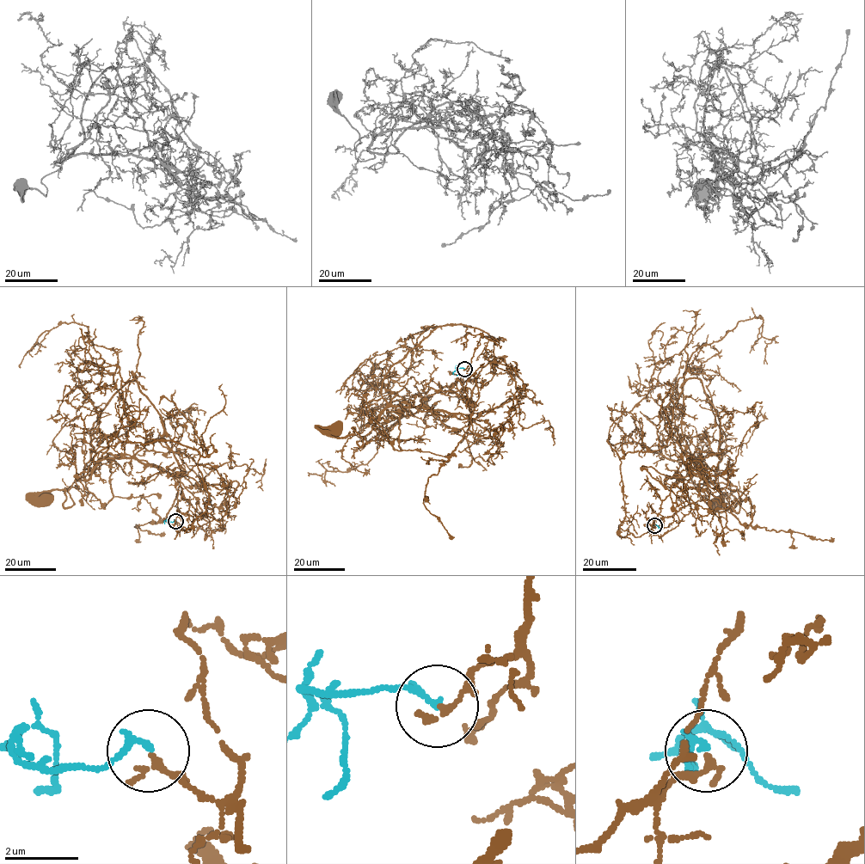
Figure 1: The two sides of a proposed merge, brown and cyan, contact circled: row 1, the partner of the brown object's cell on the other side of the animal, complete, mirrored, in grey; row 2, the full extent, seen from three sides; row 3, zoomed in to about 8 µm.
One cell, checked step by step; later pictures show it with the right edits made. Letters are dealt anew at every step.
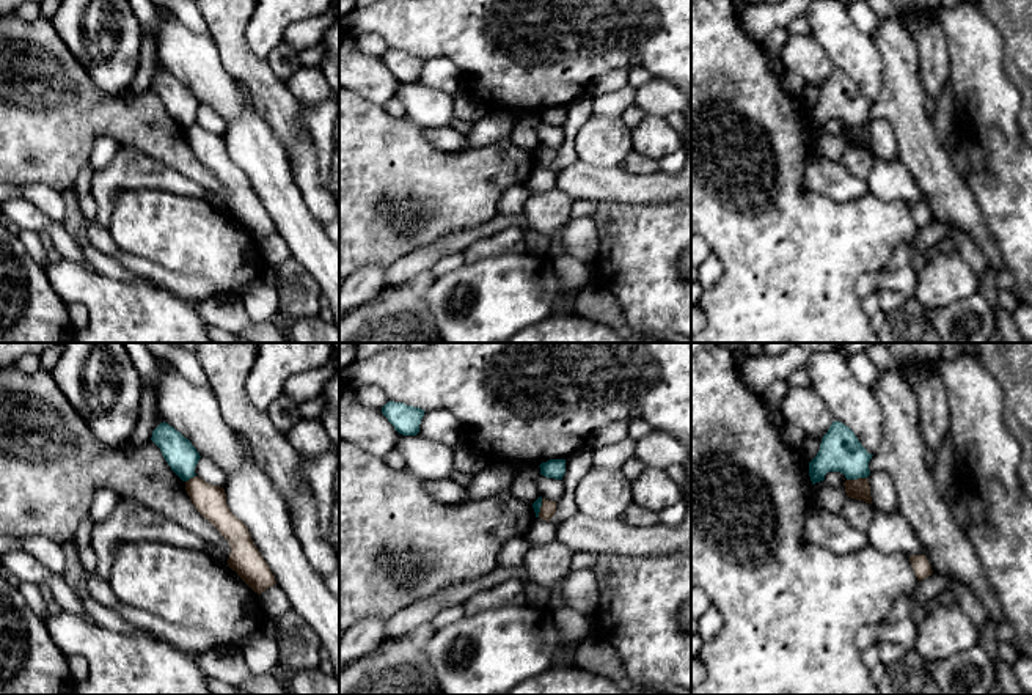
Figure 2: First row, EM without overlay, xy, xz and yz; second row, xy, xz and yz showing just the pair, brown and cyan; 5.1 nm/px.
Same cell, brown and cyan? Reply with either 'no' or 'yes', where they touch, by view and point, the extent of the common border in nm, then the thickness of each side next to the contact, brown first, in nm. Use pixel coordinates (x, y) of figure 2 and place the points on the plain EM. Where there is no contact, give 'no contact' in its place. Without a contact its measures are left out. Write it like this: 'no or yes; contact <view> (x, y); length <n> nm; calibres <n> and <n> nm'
no; contact yz (858, 126); length 110 nm; calibres 110 and 200 nm

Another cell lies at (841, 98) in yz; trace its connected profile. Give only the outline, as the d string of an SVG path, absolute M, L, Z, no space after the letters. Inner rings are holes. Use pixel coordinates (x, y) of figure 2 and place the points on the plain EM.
M833 69L817 104L809 110L811 129L823 129L828 120L840 120L847 127L867 126L872 104L848 74Z

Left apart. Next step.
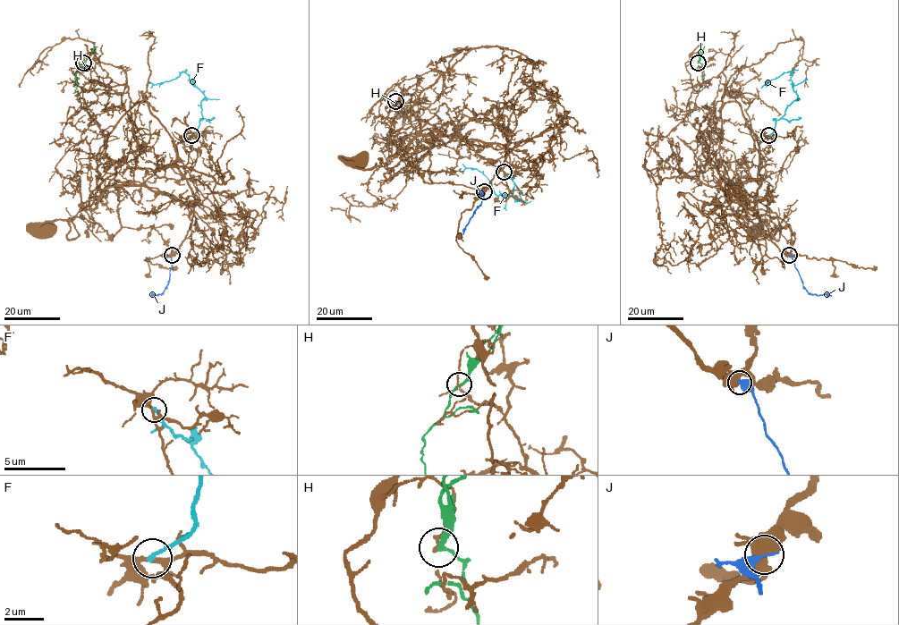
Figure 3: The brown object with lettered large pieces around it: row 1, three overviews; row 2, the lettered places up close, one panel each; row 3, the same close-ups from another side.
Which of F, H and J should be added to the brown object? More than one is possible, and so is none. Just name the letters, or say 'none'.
none

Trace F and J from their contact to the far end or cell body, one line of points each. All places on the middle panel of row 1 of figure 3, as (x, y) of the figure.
F: (504, 172), (514, 182), (513, 196), (516, 200), (496, 194), (492, 183), (477, 169), (461, 168)
J: (484, 191), (481, 204), (463, 234)

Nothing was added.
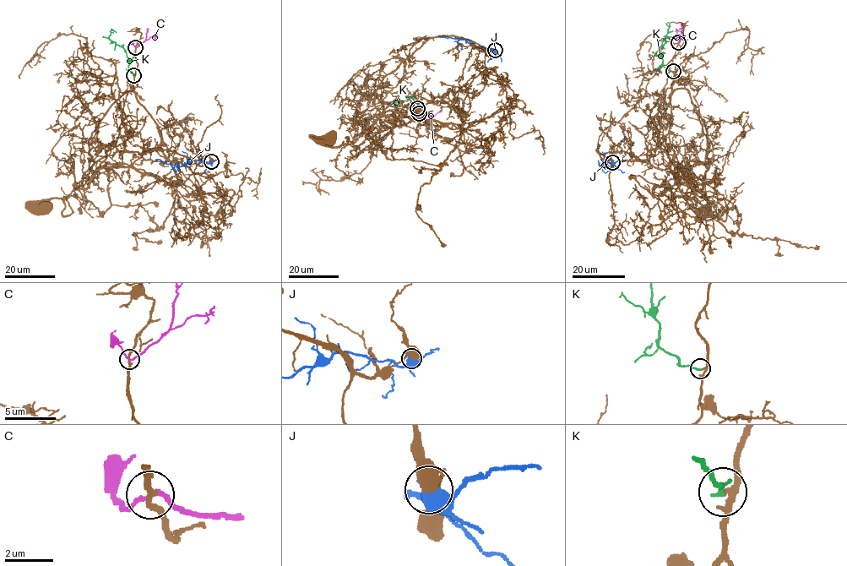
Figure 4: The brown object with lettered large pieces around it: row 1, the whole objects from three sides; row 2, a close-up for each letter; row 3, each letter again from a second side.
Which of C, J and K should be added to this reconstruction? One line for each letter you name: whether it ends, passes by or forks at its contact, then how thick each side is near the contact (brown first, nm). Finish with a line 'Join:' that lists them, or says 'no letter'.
K: It ends there. Thickness 200 nm (brown) against 190 nm
Join: K

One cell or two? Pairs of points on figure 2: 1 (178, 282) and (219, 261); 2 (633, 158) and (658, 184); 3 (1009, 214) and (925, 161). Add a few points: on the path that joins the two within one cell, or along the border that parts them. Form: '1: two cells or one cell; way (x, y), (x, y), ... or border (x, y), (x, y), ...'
1: two cells; border (156, 263), (176, 272), (203, 277), (225, 290)
2: two cells; border (619, 167), (638, 175), (657, 172)
3: two cells; border (966, 183), (985, 224)

